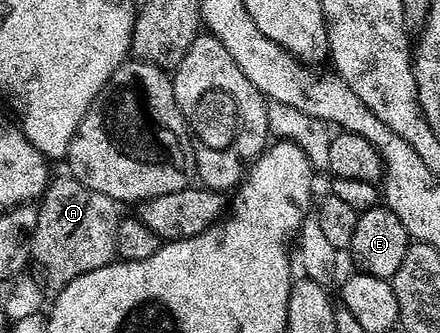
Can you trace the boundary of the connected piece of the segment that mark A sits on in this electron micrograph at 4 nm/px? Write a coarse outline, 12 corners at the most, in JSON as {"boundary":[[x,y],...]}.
{"boundary":[[71,177],[36,207],[31,262],[59,289],[117,258],[121,204]]}

